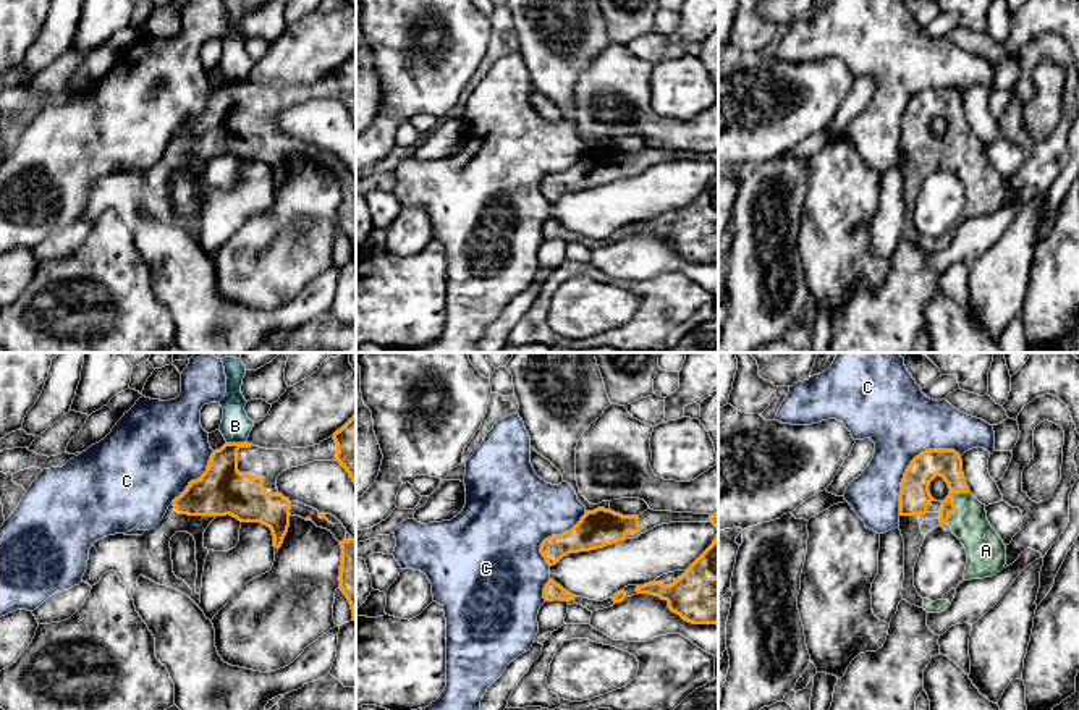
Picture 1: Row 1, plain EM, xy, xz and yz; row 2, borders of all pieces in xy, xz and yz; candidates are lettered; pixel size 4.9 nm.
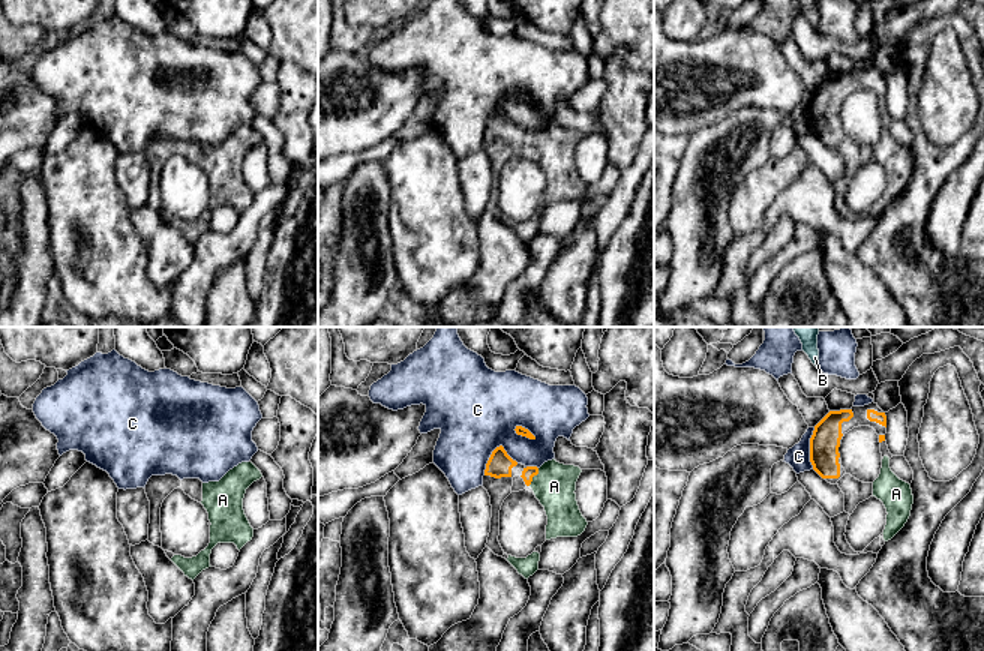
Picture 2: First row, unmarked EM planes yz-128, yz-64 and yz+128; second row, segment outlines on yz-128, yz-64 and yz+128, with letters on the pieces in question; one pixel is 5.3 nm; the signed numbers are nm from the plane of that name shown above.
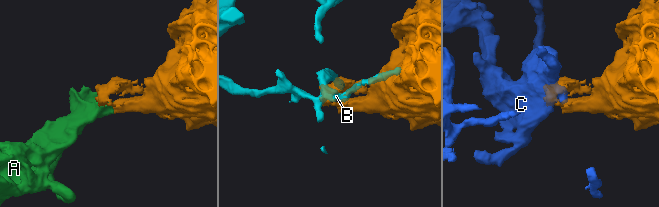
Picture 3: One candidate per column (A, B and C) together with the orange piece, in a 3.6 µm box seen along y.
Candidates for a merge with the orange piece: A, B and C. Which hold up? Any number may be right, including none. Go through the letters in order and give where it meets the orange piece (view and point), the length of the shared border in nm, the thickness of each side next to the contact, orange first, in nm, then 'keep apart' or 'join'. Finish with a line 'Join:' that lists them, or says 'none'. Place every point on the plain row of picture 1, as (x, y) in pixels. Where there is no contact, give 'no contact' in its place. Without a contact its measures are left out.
A: contact yz (952, 138); length 200 nm; calibres 150 and 180 nm; join
B: contact xy (236, 81); length 110 nm; calibres 240 and 150 nm; keep apart
C: contact yz (909, 102); length 440 nm; calibres 150 and 360 nm; keep apart
Join: A

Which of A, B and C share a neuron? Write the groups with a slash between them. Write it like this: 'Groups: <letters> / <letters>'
Groups: A / B / C

